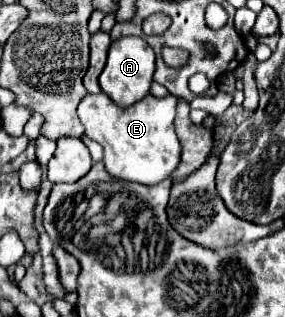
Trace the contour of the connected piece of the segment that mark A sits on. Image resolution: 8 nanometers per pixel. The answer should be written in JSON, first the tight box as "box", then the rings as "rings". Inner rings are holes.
{"box":[99,37,155,107],"rings":[[[123,37],[111,43],[109,47],[109,57],[107,57],[107,65],[99,77],[99,85],[101,89],[121,107],[133,105],[135,101],[143,99],[145,95],[149,95],[149,85],[153,81],[153,73],[155,73],[155,53],[149,47],[149,43],[143,37]]]}

